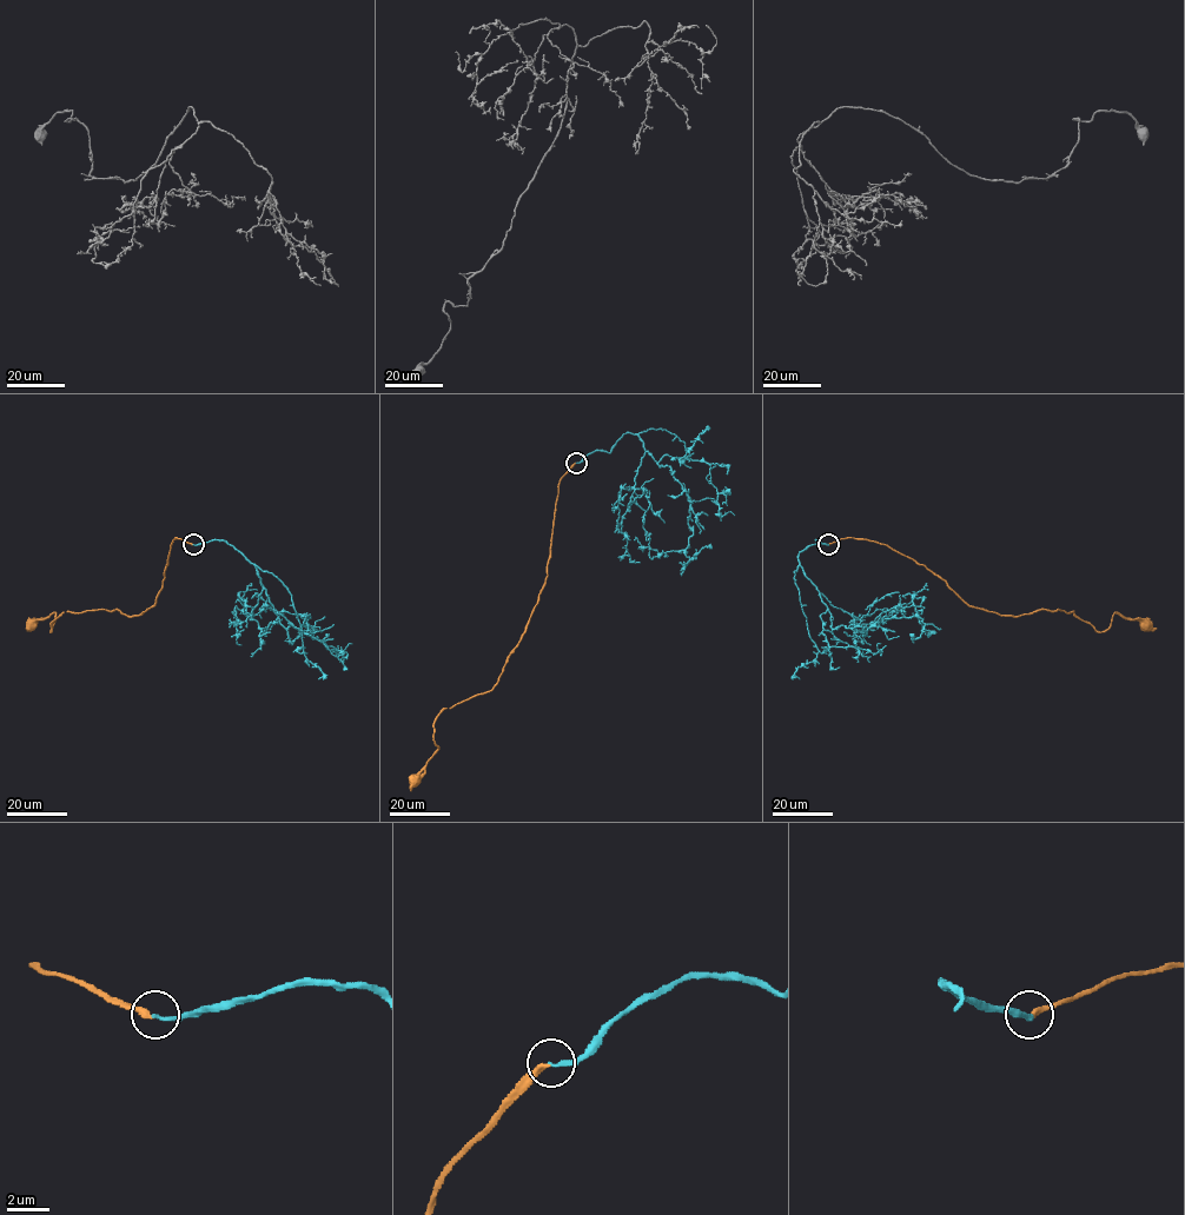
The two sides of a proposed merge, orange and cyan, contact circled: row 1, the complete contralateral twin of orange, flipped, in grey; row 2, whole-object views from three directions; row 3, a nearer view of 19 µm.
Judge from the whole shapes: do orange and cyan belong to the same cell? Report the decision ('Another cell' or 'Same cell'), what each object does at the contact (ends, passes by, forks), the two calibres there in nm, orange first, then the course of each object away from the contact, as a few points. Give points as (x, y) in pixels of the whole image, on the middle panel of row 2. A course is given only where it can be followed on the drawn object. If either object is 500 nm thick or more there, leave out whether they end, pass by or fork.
Another cell. At the ring orange ends. At the ring cyan ends. Thickness 240 nm (orange) against 160 nm. Course of orange: (576, 463), (560, 480), (545, 584), (518, 645), (490, 691), (439, 715), (434, 734), (437, 751), (414, 778). Course of cyan: (576, 463), (636, 433), (686, 491), (693, 529), (686, 555), (712, 545)

